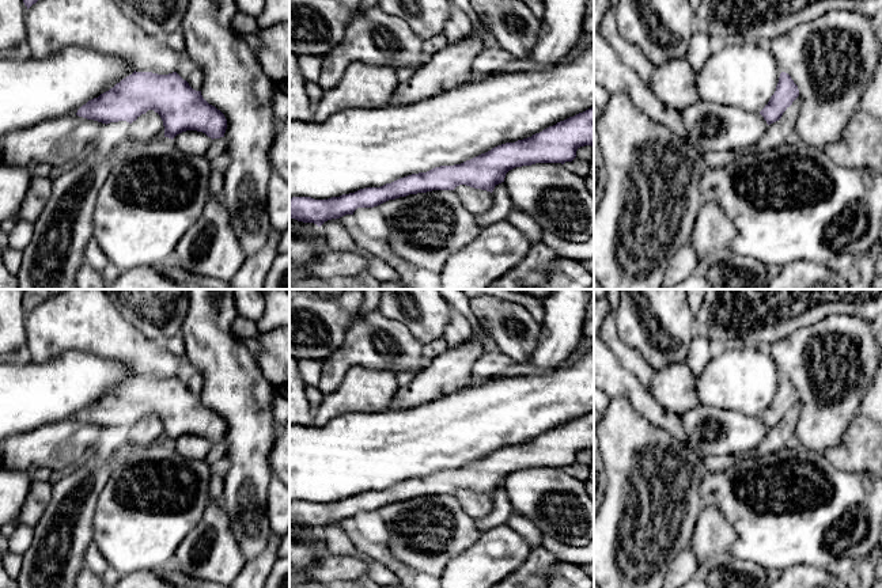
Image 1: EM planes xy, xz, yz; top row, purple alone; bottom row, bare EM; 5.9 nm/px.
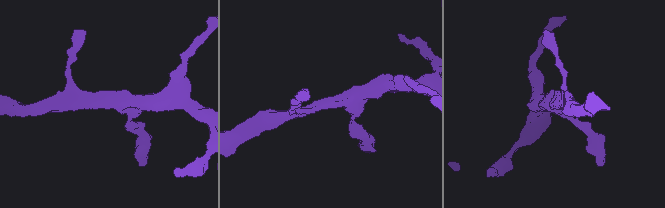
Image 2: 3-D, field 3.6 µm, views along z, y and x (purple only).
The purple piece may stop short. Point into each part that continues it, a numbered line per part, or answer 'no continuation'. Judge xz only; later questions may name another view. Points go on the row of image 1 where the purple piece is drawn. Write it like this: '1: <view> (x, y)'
no continuation

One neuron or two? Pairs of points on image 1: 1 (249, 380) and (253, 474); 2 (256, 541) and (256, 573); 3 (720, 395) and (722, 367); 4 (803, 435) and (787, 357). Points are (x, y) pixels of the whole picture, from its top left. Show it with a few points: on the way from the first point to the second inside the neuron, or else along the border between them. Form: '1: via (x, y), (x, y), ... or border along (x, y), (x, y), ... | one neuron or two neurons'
1: via (249, 403), (249, 451) | one neuron
2: border along (271, 533), (267, 546), (246, 562) | two neurons
3: via (720, 389), (722, 374) | one neuron
4: via (809, 416), (809, 393), (803, 376) | one neuron

